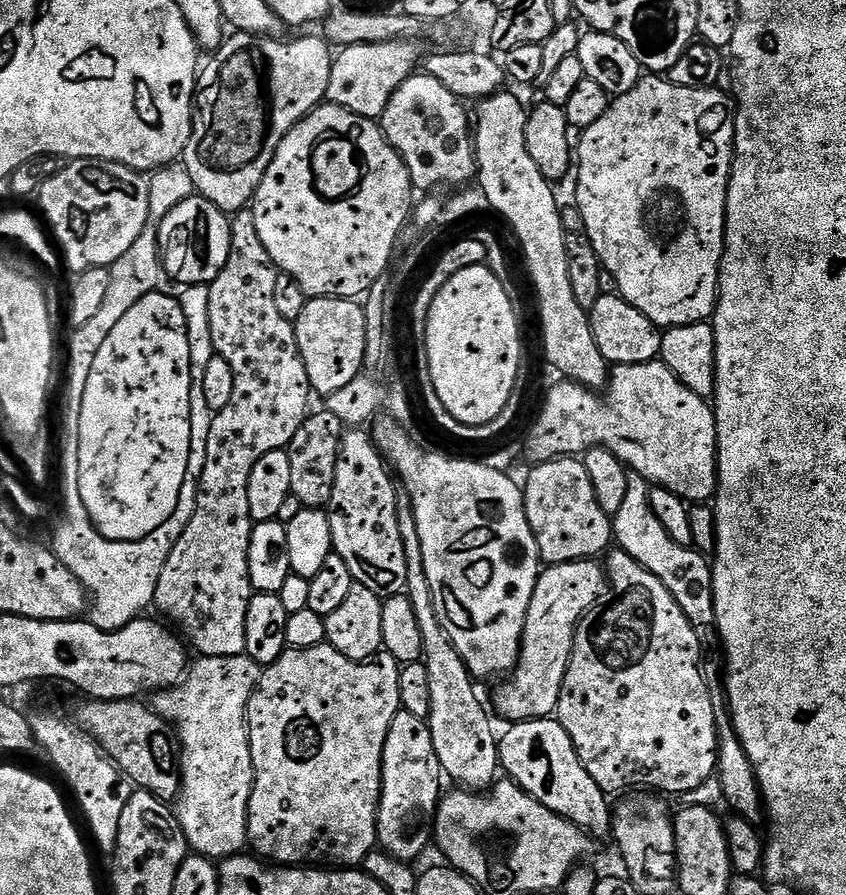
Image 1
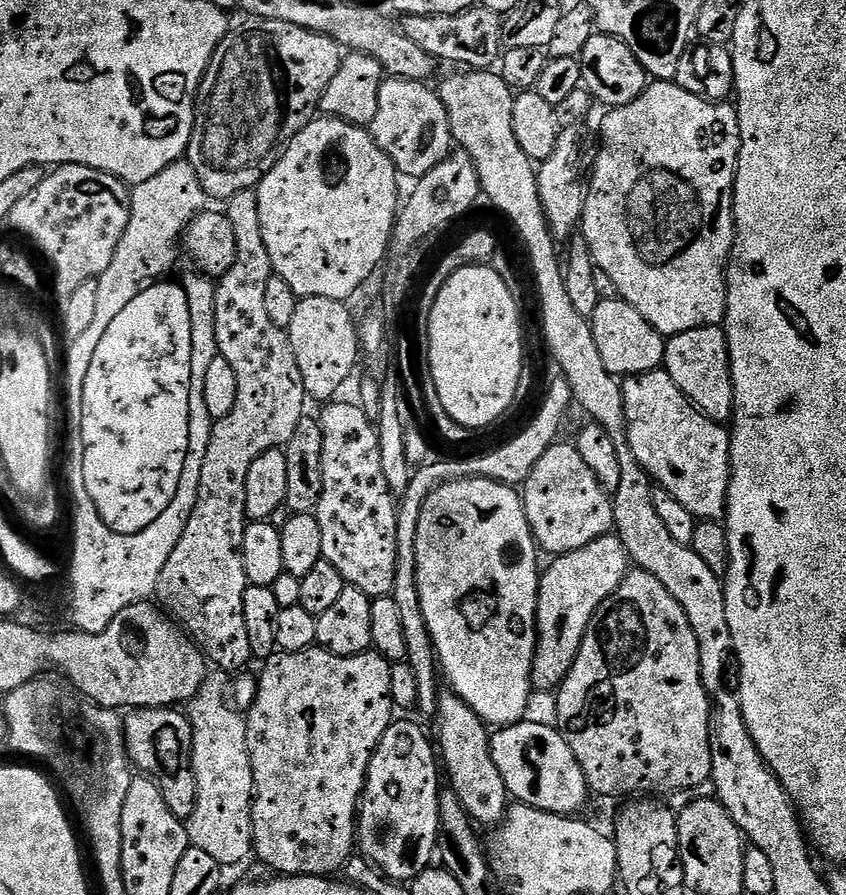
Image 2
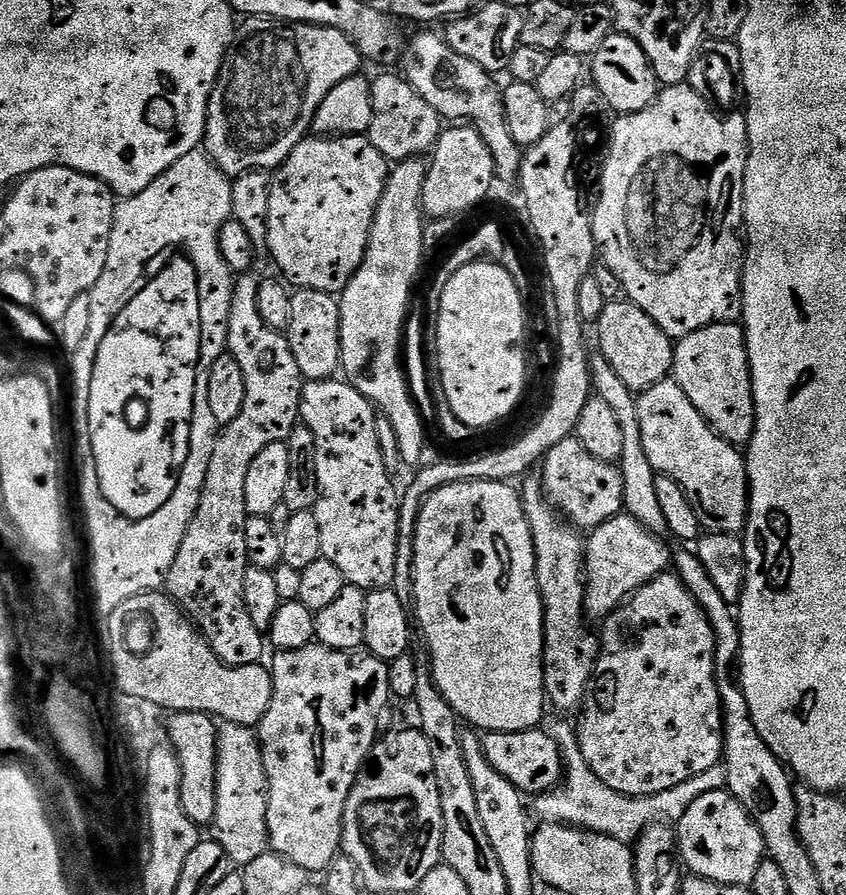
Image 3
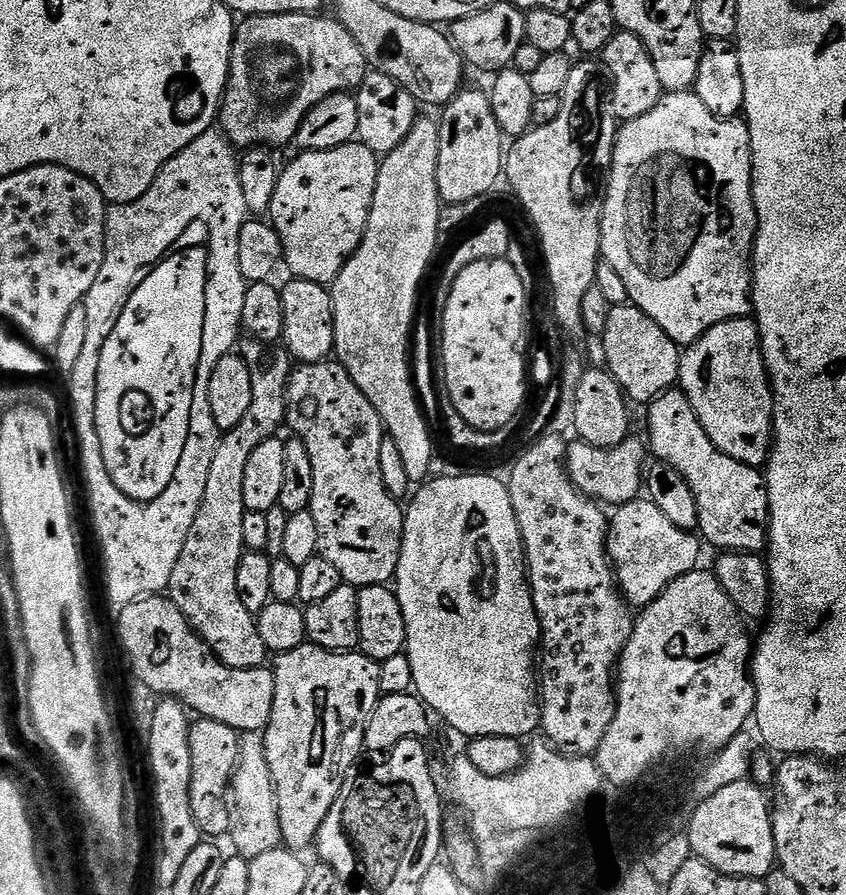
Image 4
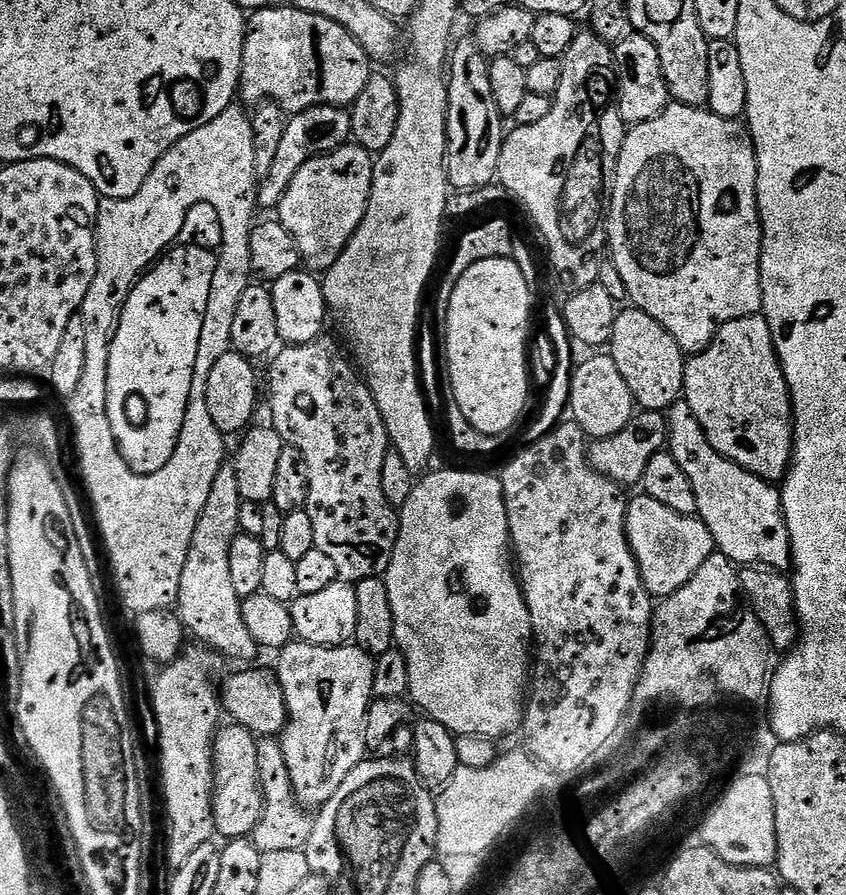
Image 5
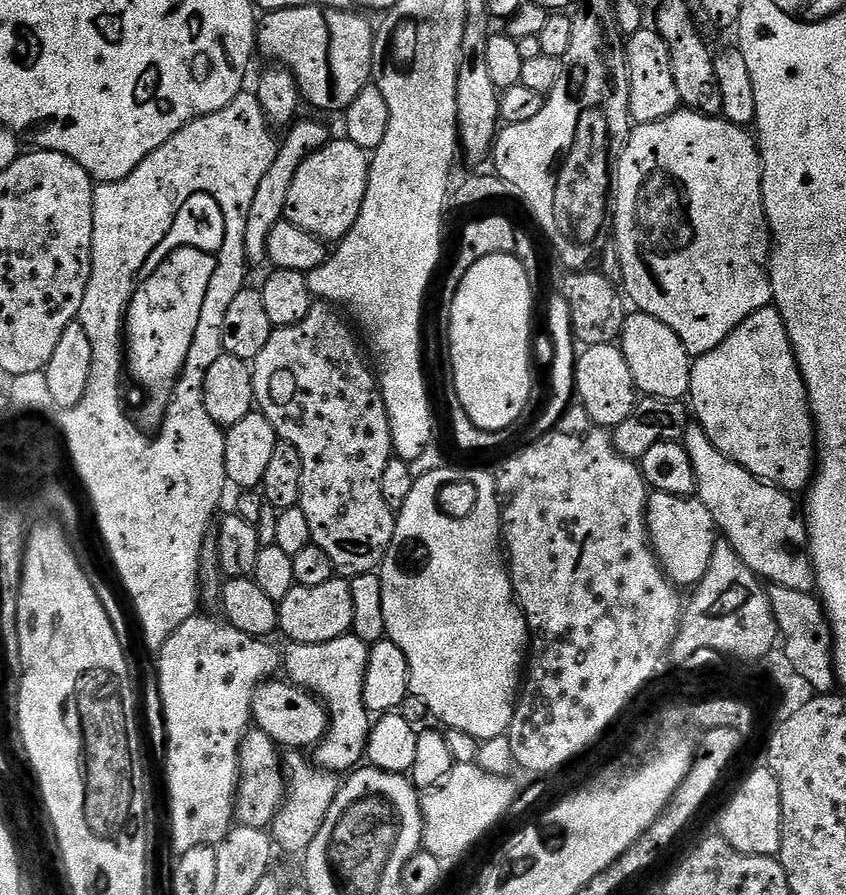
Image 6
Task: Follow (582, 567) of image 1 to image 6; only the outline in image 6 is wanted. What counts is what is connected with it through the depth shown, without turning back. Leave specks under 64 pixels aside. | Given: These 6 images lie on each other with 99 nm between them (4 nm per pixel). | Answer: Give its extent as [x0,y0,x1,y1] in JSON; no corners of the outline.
[646,492,718,590]

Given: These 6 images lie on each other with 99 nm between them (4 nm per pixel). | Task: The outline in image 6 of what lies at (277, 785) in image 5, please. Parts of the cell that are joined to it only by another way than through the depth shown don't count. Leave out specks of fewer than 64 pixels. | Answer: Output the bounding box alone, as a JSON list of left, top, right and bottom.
[270,750,341,854]

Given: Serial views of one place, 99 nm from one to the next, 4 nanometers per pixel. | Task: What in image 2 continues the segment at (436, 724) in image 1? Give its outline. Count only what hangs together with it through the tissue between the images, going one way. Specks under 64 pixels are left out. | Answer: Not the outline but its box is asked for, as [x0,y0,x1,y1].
[436,692,510,826]

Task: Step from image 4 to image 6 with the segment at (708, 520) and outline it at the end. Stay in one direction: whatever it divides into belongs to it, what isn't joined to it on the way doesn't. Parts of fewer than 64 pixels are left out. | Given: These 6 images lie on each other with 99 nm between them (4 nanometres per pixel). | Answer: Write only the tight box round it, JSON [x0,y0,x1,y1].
[682,422,816,592]

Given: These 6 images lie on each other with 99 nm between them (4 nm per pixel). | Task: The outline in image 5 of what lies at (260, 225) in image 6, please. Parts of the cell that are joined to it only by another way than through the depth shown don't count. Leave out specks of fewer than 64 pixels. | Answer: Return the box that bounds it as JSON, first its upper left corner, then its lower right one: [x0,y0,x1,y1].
[256,104,352,209]

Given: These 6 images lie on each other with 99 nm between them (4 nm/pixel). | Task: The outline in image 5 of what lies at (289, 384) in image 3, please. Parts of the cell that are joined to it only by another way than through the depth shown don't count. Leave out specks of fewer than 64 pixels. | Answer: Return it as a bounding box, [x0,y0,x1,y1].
[175,462,262,662]

